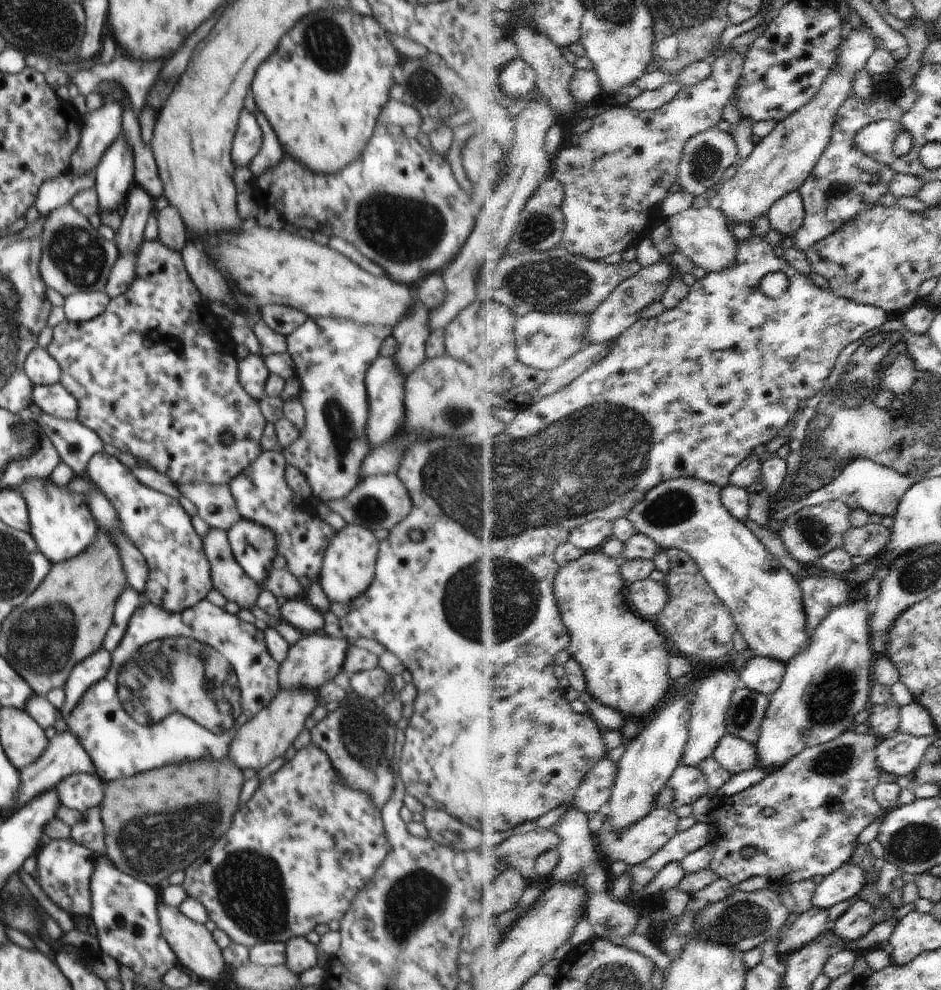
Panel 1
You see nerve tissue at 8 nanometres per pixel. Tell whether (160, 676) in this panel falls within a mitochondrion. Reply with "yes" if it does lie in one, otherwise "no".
yes

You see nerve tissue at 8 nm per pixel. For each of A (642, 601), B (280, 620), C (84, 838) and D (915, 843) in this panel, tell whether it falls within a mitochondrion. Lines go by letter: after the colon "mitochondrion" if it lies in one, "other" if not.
A: other
B: other
C: other
D: mitochondrion

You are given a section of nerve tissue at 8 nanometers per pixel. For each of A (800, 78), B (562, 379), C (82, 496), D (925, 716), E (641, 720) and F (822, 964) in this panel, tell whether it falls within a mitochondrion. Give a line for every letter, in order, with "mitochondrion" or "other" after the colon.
A: other
B: other
C: other
D: other
E: other
F: other

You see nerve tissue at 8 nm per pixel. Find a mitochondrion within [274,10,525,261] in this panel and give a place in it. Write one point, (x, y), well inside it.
(325, 40)

